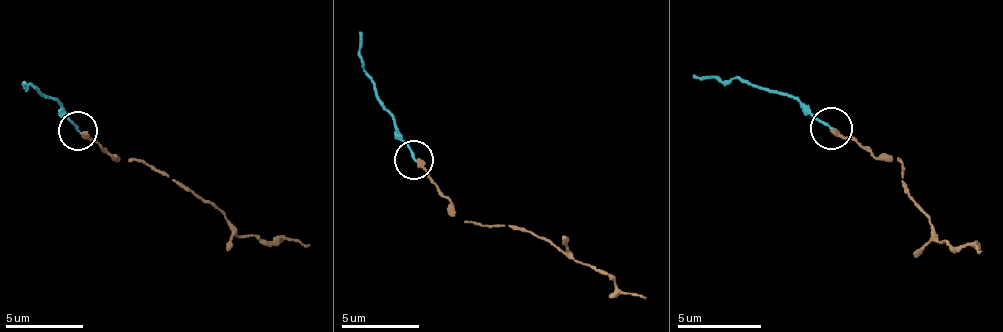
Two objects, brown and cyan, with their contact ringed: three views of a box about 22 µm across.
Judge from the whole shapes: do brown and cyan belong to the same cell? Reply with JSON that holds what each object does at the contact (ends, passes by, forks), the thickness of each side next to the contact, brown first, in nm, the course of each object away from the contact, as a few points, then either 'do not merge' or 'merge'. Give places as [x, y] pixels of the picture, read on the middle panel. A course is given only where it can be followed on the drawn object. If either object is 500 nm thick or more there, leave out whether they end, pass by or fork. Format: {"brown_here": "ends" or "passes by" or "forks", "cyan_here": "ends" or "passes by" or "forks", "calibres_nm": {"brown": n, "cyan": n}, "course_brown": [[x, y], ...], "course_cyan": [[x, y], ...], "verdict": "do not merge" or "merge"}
{"brown_here": "ends", "cyan_here": "ends", "calibres_nm": {"brown": 320, "cyan": 160}, "course_brown": [[416, 159], [455, 217], [482, 224], [525, 228], [575, 263], [590, 263], [625, 294], [645, 298]], "course_cyan": [[413, 159], [358, 50], [362, 31]], "verdict": "merge"}

